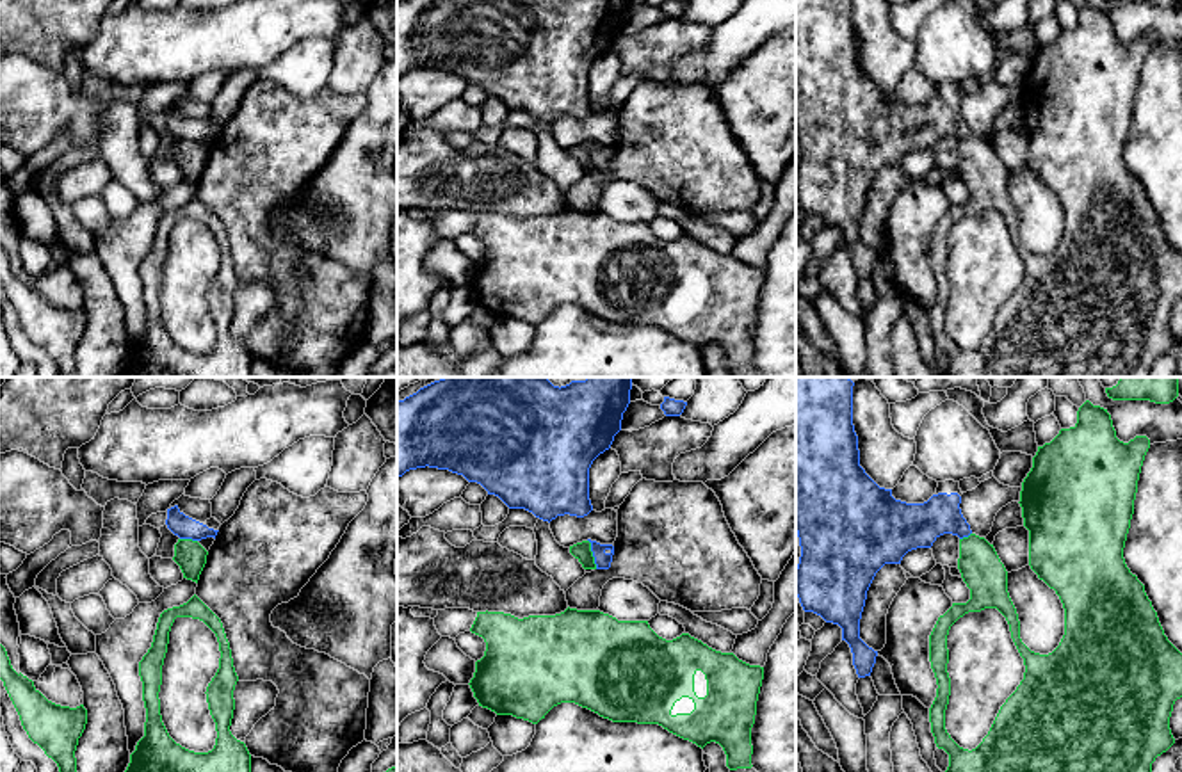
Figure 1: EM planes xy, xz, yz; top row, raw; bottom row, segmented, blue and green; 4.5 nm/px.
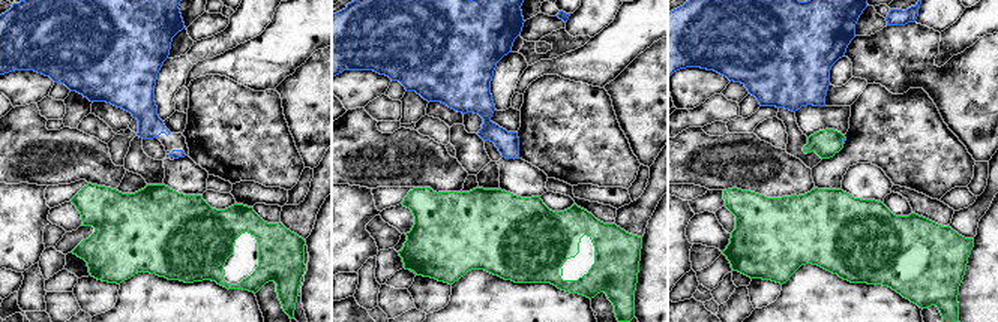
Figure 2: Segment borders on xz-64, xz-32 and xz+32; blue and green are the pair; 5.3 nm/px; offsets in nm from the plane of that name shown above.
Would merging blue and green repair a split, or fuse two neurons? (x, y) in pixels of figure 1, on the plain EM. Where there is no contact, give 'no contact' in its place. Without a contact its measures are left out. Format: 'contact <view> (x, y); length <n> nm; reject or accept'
contact xz (593, 155); length 140 nm; reject

